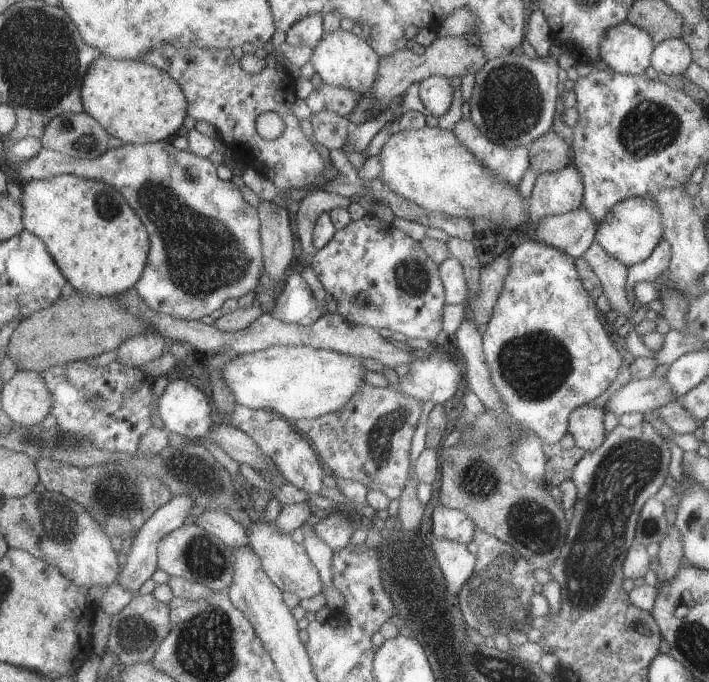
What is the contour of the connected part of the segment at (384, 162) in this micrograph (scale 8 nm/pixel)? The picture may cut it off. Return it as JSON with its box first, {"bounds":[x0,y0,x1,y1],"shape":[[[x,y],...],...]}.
{"bounds":[381,126,531,230],"shape":[[[441,126],[423,127],[392,134],[381,150],[381,173],[385,182],[401,196],[416,202],[431,212],[445,213],[454,217],[491,218],[501,230],[517,230],[525,226],[531,216],[531,199],[525,198],[517,185],[508,183],[503,175],[494,173],[484,165],[451,129]]]}

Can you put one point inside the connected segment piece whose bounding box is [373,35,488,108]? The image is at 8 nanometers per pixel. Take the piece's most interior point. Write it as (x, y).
(453, 56)

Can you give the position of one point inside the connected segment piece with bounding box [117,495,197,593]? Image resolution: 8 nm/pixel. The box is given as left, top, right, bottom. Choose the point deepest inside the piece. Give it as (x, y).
(142, 561)

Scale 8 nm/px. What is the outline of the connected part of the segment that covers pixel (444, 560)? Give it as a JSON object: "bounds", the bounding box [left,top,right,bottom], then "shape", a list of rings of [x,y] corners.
{"bounds":[430,537,478,596],"shape":[[[435,537],[430,543],[437,565],[445,579],[448,593],[458,596],[464,584],[473,580],[478,558],[465,543],[439,537]]]}

